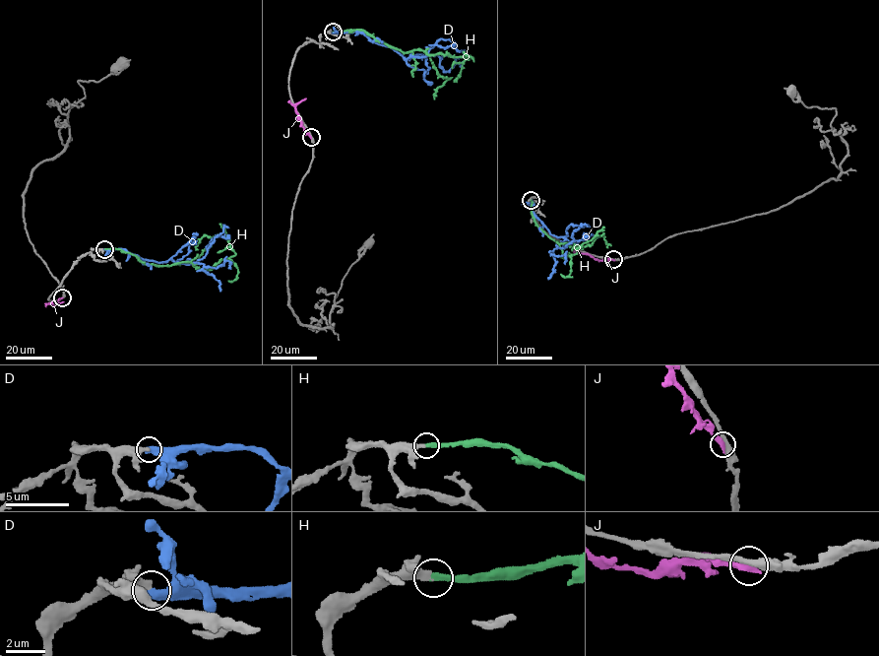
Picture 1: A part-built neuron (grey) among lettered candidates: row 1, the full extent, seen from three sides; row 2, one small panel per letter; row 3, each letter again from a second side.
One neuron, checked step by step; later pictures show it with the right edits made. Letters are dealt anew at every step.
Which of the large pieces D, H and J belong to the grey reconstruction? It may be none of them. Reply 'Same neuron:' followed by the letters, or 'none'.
Same neuron: H

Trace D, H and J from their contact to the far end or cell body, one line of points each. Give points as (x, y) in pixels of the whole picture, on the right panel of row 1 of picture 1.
D: (531, 200), (533, 212), (550, 233), (564, 238), (564, 249), (568, 244), (589, 235)
H: (531, 200), (533, 219), (542, 231), (558, 243), (564, 259), (576, 254), (580, 246), (604, 227)
J: (613, 260), (595, 259), (588, 254), (575, 253)

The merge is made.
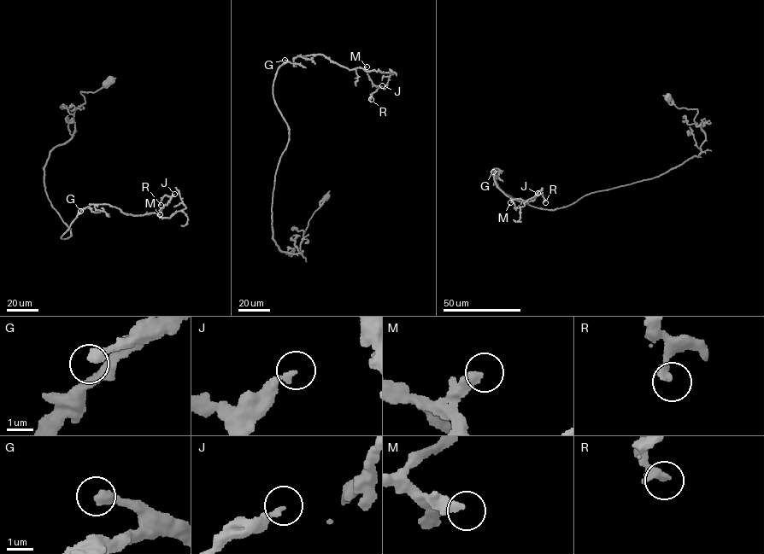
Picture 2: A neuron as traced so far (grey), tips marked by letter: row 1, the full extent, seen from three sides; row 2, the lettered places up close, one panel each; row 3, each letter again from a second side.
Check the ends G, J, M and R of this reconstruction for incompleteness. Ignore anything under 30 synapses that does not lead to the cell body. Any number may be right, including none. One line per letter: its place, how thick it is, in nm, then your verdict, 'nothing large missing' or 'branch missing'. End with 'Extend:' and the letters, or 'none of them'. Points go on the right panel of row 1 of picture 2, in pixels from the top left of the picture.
G: at (493, 172); 400 nm thick; branch missing
J: at (537, 193); 200 nm thick; nothing large missing
M: at (510, 202); 400 nm thick; nothing large missing
R: at (545, 202); 360 nm thick; nothing large missing
Extend: G

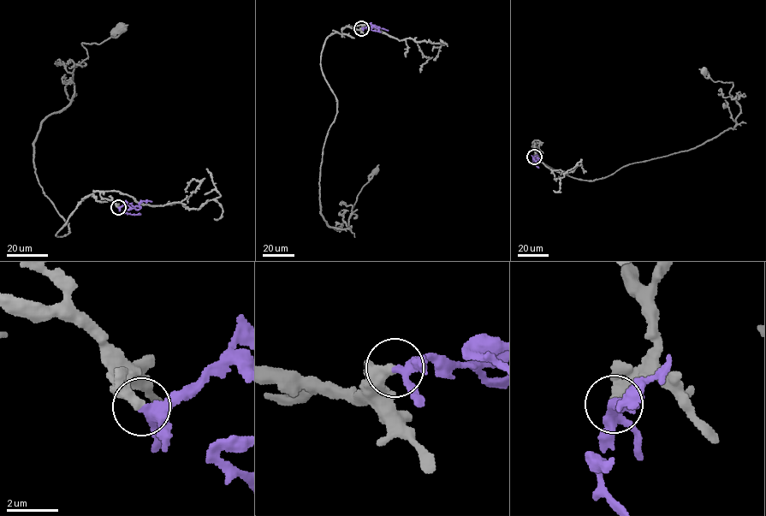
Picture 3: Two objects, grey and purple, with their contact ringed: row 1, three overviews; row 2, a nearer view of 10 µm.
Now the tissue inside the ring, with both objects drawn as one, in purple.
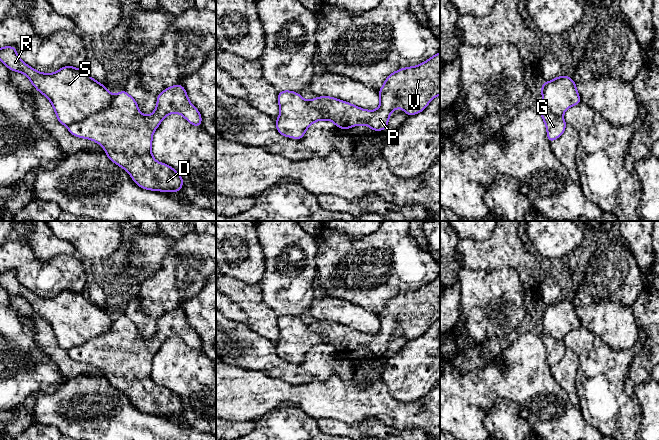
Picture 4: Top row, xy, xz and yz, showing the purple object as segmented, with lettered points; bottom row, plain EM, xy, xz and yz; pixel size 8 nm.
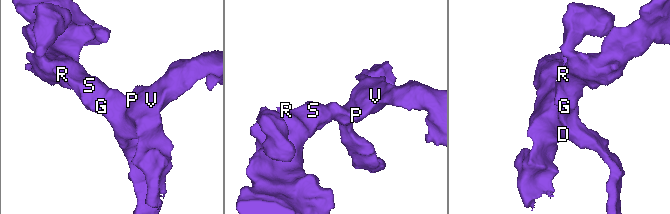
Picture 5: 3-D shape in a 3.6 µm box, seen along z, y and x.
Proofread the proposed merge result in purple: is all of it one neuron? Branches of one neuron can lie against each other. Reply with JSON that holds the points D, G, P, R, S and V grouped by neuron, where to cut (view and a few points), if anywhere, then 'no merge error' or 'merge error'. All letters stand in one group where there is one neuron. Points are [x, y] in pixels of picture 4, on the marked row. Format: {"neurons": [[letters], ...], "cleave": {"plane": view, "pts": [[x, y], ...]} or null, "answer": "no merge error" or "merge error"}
{"neurons": [["D", "G", "P", "V"], ["R", "S"]], "cleave": {"plane": "xy", "pts": [[113, 95], [110, 102], [103, 109], [91, 113], [67, 126]]}, "answer": "merge error"}

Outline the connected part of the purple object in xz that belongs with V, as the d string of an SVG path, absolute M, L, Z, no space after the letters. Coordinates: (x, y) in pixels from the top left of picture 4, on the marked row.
M440 52L422 64L389 74L378 93L380 105L374 111L329 96L316 97L309 103L338 128L367 125L373 131L384 130L396 108L402 108L408 116L415 115L440 95Z

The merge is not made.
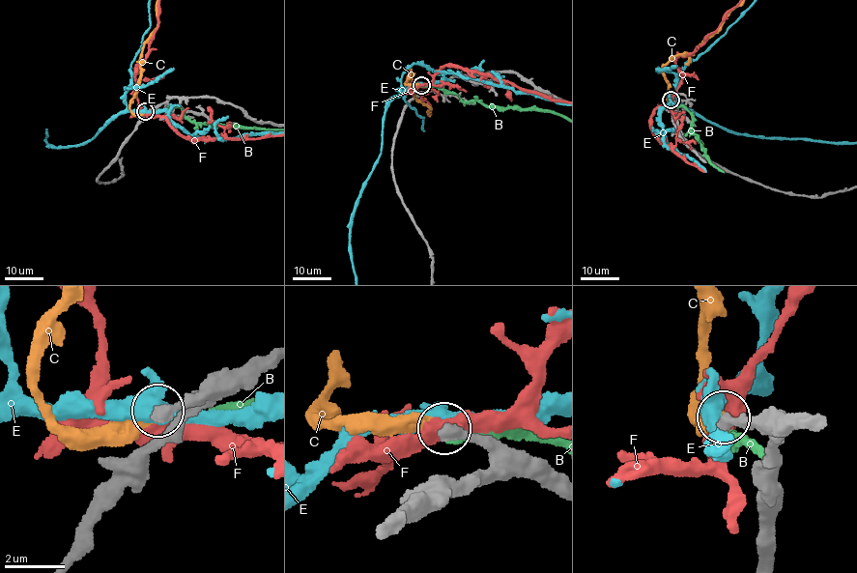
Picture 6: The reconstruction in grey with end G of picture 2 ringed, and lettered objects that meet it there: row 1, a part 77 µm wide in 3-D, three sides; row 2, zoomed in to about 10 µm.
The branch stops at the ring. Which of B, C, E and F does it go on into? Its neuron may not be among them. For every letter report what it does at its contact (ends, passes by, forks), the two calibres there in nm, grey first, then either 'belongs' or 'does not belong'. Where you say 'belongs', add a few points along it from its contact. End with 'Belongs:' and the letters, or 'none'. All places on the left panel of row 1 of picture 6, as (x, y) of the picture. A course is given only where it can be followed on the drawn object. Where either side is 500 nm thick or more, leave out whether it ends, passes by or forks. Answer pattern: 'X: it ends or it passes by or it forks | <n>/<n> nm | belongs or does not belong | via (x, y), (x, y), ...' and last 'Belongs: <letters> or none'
B: it ends | 400/340 nm | does not belong
C: it ends | 400/320 nm | belongs
E: it forks | 420/440 nm | does not belong
F: it forks | 400/440 nm | does not belong
Belongs: C

